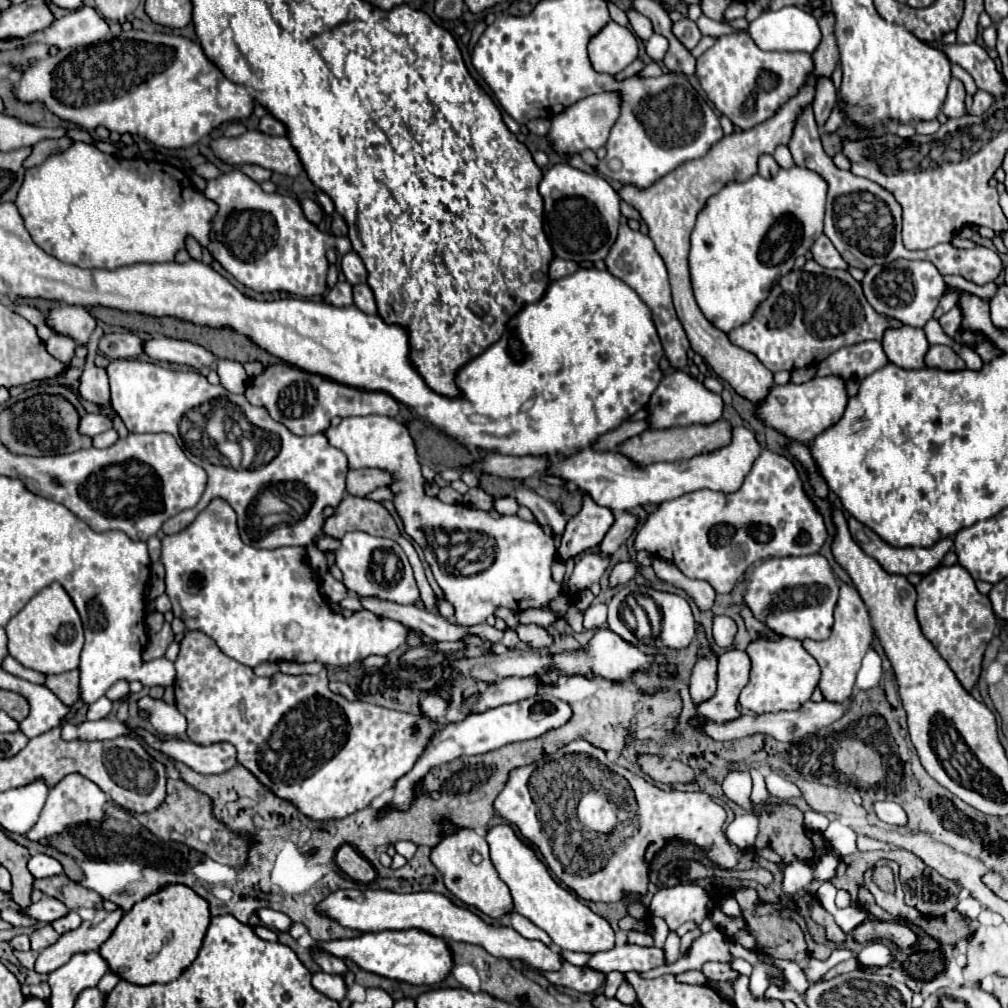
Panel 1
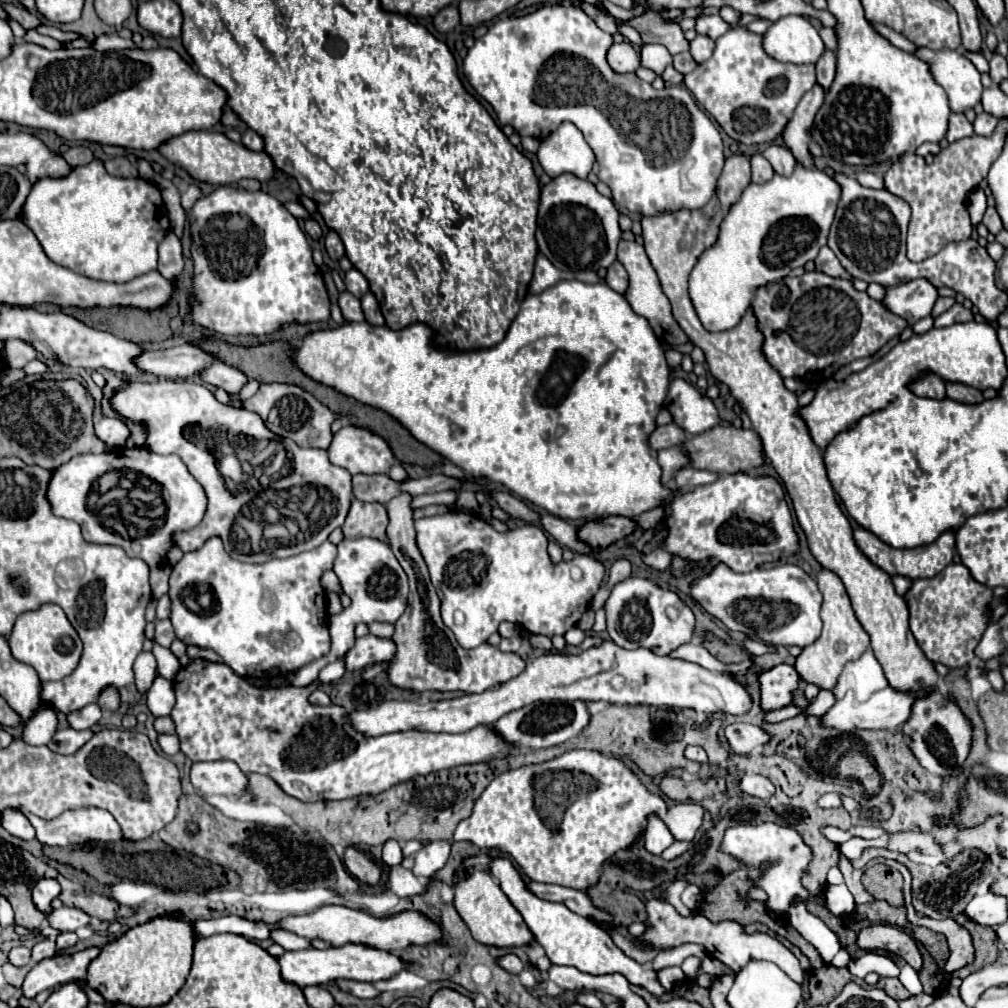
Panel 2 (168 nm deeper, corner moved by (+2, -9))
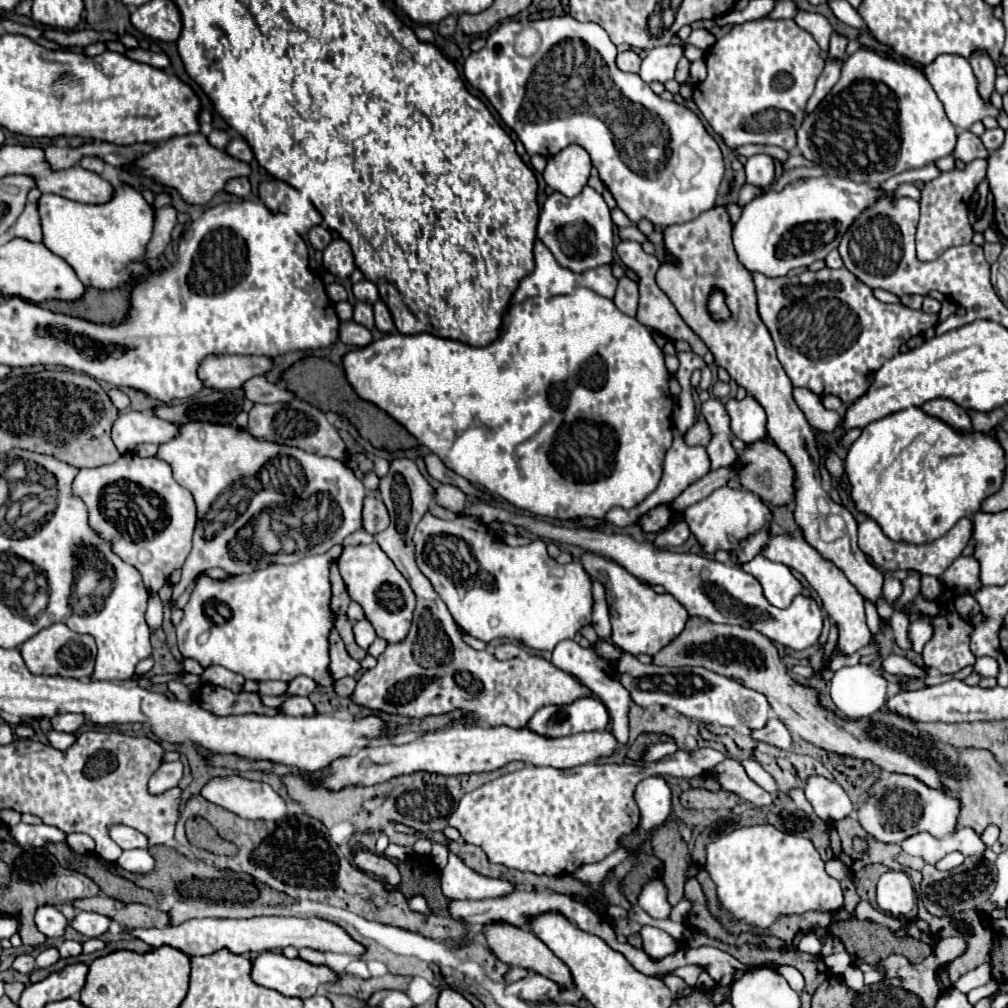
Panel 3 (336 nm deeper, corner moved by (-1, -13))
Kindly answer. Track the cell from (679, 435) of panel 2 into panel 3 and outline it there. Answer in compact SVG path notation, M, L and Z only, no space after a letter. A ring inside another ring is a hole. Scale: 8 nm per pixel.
M703 420L703 422L697 422L687 434L685 434L685 442L689 446L707 446L709 440L711 440L711 428L709 424Z

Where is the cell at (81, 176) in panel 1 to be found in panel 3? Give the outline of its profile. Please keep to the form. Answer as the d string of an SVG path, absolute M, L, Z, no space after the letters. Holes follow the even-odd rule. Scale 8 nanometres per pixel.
M115 186L113 202L105 206L89 206L61 198L57 194L43 194L39 198L39 214L43 220L43 244L57 256L61 256L79 276L85 286L99 290L113 290L125 282L133 280L133 268L139 266L137 260L145 254L145 246L151 240L153 230L153 210L145 198L131 186Z

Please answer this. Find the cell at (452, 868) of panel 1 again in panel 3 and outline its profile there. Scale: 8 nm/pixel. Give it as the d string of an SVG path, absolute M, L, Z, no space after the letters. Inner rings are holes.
M485 926L483 936L491 948L491 952L509 966L521 966L533 974L541 974L549 978L551 982L559 984L561 990L575 990L573 976L569 974L569 968L531 932L531 930L517 930L515 926Z

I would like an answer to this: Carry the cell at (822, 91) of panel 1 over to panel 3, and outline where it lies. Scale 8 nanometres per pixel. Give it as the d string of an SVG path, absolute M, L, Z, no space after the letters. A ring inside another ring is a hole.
M833 32L831 36L831 44L829 44L829 56L831 58L843 58L845 56L845 48L847 48L847 38Z

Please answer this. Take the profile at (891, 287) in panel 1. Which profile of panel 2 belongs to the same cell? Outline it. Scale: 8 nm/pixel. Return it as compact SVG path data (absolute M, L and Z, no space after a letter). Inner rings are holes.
M916 278L900 282L896 286L886 286L884 290L886 292L880 304L892 314L904 318L908 324L914 324L920 318L930 316L934 302L938 298L938 290L926 278Z

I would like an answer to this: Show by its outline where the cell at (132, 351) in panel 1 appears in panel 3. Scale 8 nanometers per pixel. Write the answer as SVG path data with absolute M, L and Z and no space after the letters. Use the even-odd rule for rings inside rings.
M213 356L199 366L199 378L207 388L237 390L253 376L263 376L273 368L269 356Z

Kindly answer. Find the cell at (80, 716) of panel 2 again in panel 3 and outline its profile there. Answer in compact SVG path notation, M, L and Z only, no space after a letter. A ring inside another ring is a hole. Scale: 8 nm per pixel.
M59 714L59 716L53 716L51 718L51 726L59 732L69 732L73 734L81 724L85 722L85 716L83 714Z

